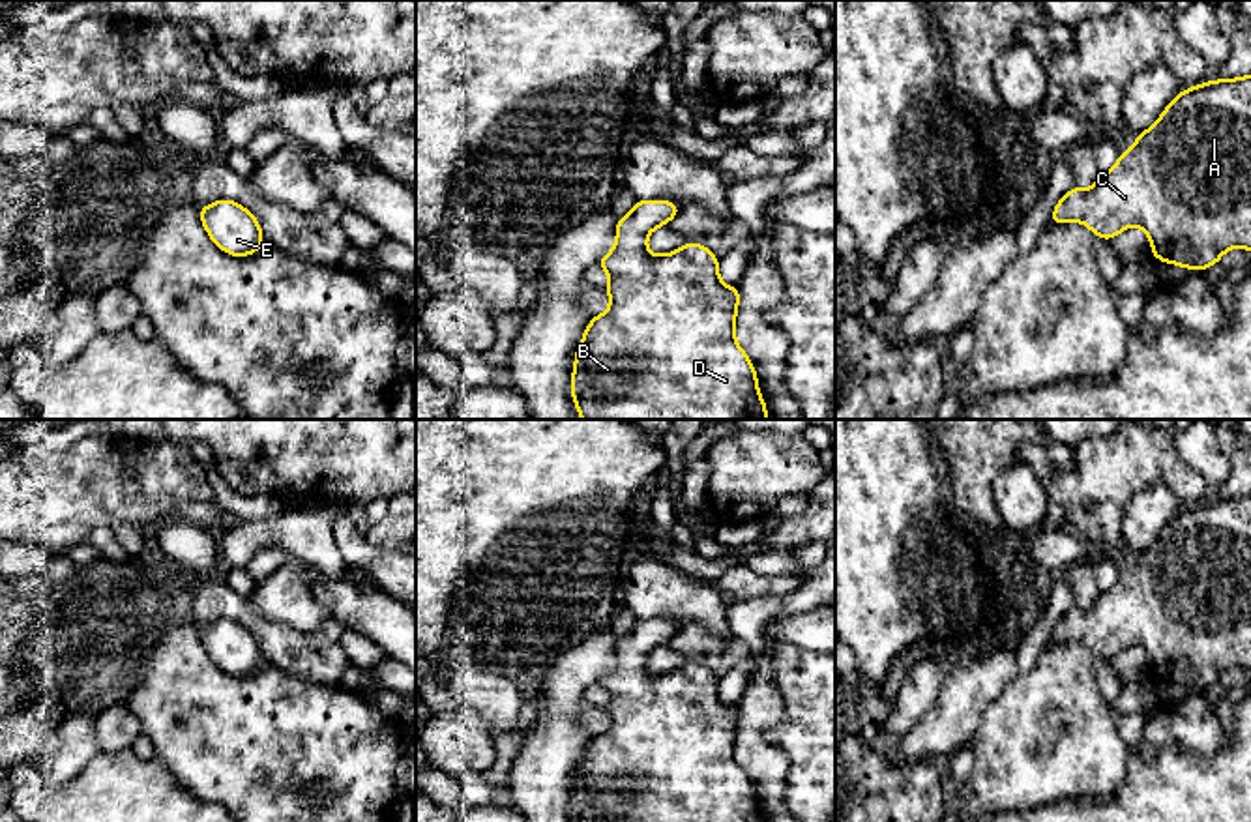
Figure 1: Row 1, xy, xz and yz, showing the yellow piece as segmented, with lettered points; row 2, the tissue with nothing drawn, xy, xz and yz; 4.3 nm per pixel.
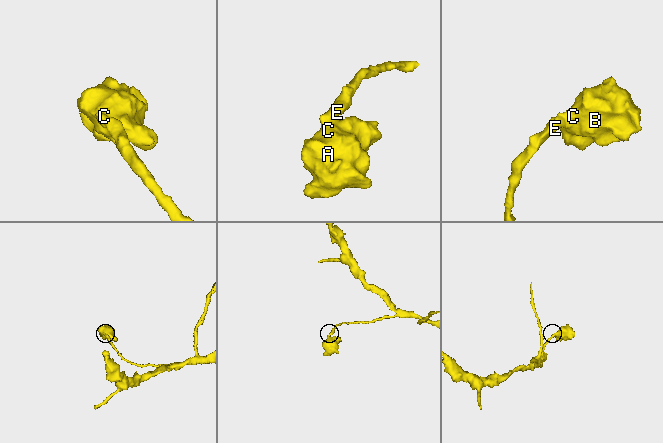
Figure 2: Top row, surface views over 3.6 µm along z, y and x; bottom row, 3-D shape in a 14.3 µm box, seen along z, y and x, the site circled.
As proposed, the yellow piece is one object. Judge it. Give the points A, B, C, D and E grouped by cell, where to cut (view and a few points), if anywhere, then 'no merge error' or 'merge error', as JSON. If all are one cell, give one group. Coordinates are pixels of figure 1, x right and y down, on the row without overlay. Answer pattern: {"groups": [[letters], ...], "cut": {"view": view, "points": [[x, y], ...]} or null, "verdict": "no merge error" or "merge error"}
{"groups": [["A", "B", "C", "D", "E"]], "cut": null, "verdict": "no merge error"}

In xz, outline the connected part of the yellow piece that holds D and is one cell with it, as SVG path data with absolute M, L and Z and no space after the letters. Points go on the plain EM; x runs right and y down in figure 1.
M637 620L633 629L616 640L616 665L597 680L611 697L605 706L611 727L592 736L575 771L573 822L764 822L757 790L734 756L740 706L721 702L719 678L697 661L661 676L646 667L646 655L680 631L670 620Z

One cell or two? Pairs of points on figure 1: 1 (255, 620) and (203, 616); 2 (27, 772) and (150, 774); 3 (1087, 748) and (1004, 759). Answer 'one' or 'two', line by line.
1: one
2: one
3: one

